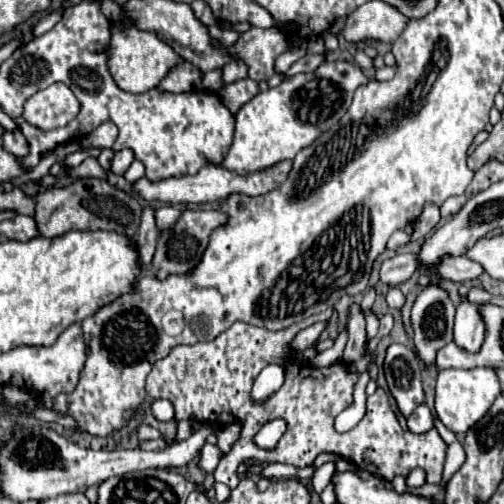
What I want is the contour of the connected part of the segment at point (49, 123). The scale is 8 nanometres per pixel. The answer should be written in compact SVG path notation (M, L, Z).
M56 82L44 90L38 90L26 100L22 118L34 128L50 130L66 126L70 120L74 120L78 108L80 104L72 90L66 84Z

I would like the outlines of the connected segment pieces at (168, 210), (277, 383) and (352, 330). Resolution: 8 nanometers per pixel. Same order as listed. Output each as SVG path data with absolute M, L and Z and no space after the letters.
M162 206L156 210L156 226L158 228L170 228L174 224L174 220L178 220L180 210L174 206Z
M280 364L266 366L258 374L258 378L256 378L254 386L252 386L252 402L268 400L274 392L278 392L282 382L284 382L284 368Z
M352 304L348 308L348 342L344 348L344 360L358 360L366 352L366 322L360 310L360 304Z

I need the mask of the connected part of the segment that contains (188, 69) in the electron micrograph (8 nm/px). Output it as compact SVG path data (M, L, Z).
M190 62L176 64L158 84L166 92L190 92L202 88L202 72L198 72Z

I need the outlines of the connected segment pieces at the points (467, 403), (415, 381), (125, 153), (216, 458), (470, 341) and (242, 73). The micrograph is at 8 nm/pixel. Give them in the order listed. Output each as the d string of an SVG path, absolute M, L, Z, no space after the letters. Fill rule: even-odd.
M492 368L440 370L436 384L436 414L454 434L466 434L500 396L500 380Z
M390 344L386 350L384 374L400 412L408 418L410 412L424 402L420 362L416 358L416 352L404 344Z
M124 148L124 150L116 152L116 156L112 158L112 172L122 176L122 174L124 174L124 172L130 168L132 160L134 160L134 152L132 152L130 148Z
M204 444L202 450L200 450L200 456L198 456L198 466L204 470L204 472L214 472L214 468L218 466L220 462L220 450L212 444Z
M462 300L456 306L456 322L454 322L454 342L456 346L468 350L468 352L478 352L484 336L486 336L486 324L480 316L484 304L474 304L468 300Z
M232 60L222 68L222 82L224 84L232 84L242 78L246 78L246 64L242 64L242 60Z

